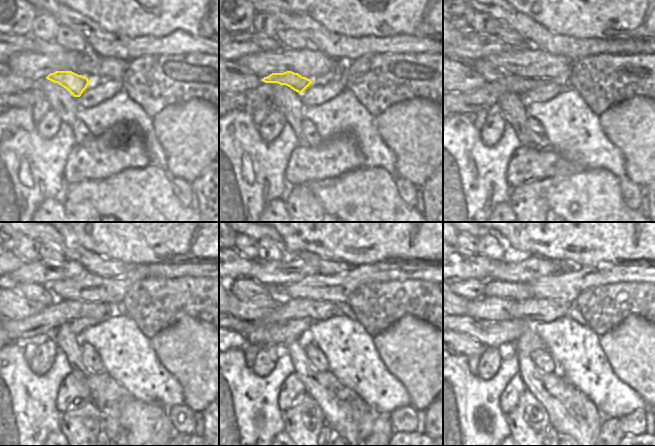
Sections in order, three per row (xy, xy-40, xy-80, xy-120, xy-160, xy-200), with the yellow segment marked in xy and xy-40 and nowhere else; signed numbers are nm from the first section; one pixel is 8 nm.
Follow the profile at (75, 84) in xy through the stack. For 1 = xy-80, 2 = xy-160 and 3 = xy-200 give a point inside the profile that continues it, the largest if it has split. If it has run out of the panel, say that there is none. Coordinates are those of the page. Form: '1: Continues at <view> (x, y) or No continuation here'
1: Continues at xy-80 (489, 73)
2: Continues at xy-160 (245, 288)
3: Continues at xy-200 (469, 289)

